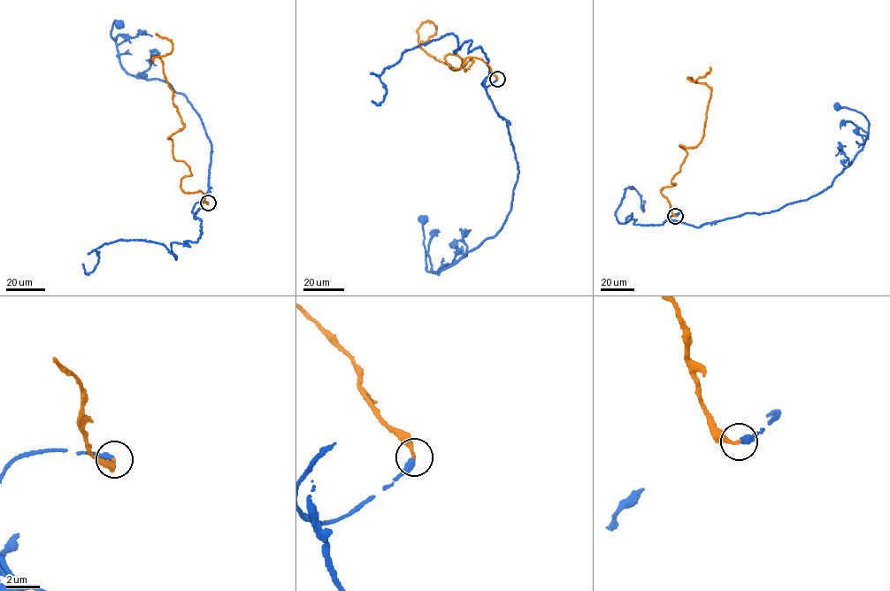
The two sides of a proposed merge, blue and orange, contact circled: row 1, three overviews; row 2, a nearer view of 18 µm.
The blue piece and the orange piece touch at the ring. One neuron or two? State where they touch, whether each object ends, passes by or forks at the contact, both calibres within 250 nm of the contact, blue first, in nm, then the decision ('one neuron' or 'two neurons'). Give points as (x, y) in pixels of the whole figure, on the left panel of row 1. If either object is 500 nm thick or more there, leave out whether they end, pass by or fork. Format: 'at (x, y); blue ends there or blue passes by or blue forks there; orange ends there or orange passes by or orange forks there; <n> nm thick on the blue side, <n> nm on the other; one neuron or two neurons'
at (208, 203); blue ends there; orange ends there; 400 nm thick on the blue side, 180 nm on the other; one neuron

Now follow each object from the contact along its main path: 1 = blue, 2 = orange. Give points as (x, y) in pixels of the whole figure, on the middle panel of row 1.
1: (497, 79), (482, 85), (485, 79), (507, 121), (518, 171), (506, 220), (438, 273), (425, 268), (423, 218)
2: (497, 79), (429, 56), (431, 21), (420, 41)

